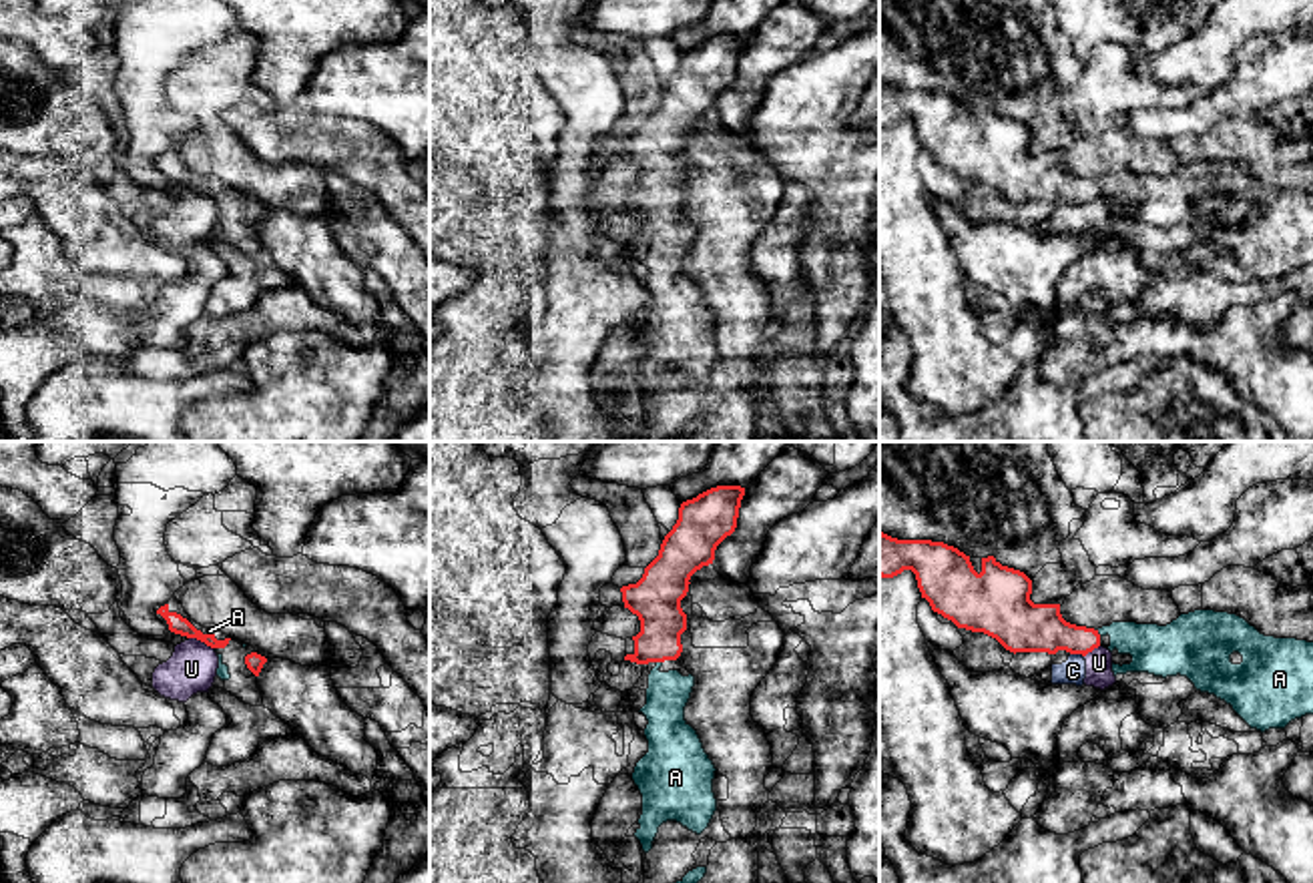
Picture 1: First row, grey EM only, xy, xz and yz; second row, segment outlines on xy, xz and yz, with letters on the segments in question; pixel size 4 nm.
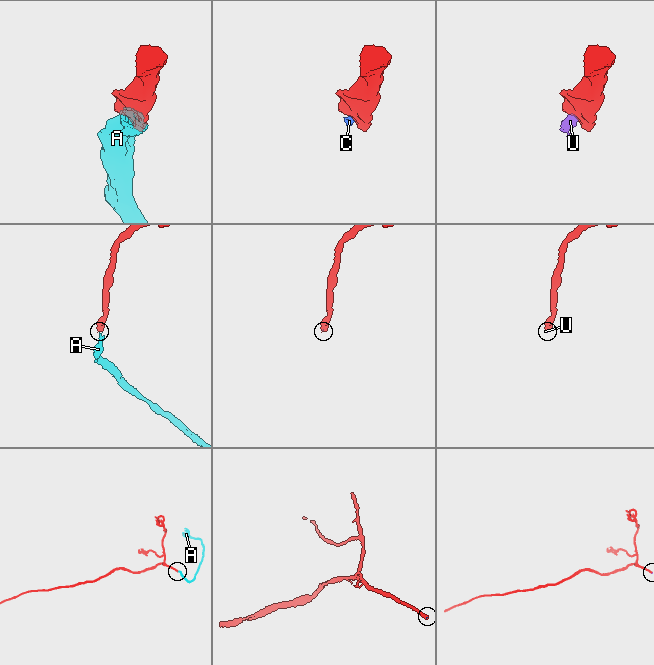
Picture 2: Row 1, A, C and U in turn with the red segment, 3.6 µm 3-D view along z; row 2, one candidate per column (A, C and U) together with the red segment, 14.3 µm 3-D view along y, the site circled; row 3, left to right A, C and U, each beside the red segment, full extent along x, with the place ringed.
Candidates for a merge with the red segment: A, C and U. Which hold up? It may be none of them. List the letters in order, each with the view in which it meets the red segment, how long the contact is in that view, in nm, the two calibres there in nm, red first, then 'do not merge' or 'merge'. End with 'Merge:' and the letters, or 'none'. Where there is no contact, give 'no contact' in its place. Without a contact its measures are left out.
A: xz | 30 nm | 200/170 nm | merge
C: yz | 60 nm | 200/100 nm | do not merge
U: xy | 120 nm | 70/200 nm | do not merge
Merge: A

